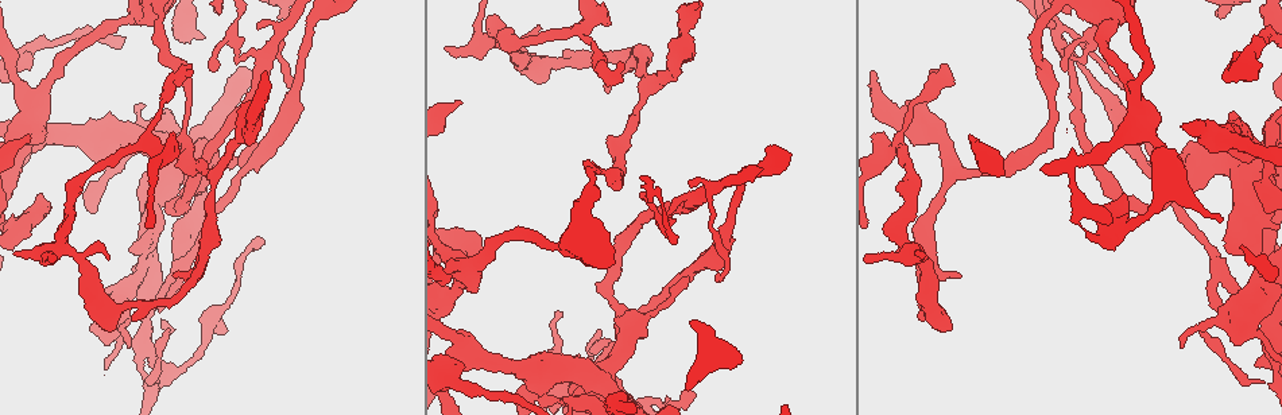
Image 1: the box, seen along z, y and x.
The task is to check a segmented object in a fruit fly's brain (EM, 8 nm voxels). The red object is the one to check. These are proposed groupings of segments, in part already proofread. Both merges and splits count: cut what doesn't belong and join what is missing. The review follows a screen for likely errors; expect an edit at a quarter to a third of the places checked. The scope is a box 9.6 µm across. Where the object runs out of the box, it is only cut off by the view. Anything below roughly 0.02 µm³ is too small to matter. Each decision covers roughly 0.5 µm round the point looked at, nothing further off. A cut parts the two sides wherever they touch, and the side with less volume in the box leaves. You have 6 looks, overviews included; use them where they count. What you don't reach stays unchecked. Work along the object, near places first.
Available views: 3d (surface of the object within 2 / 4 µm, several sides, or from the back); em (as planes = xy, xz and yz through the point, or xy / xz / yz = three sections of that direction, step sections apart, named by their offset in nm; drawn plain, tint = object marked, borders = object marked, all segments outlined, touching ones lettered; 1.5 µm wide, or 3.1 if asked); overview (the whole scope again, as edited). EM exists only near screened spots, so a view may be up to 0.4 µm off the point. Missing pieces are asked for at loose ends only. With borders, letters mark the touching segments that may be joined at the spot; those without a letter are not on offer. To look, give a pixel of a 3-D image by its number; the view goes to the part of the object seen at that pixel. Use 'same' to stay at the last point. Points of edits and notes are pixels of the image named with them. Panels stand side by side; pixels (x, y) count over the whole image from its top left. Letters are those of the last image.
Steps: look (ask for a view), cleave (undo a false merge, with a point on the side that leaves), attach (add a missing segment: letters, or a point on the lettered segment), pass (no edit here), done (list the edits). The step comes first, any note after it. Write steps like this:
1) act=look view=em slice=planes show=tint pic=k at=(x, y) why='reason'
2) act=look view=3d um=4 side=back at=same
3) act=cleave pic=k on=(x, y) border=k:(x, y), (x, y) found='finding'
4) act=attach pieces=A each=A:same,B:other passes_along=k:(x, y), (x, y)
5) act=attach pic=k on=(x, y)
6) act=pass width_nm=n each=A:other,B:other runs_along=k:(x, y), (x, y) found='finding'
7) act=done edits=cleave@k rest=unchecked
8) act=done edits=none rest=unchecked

act=look view=3d um=4 pic=1 at=(178, 276) why='branch stops here'

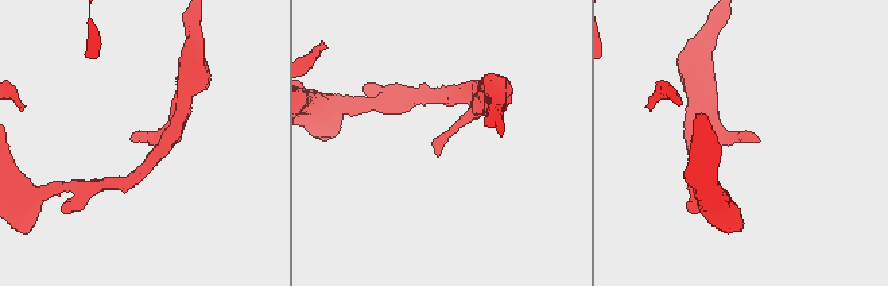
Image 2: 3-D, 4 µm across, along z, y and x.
act=look view=em slice=xz step=4 show=borders pic=2 at=(438, 155) why='need the tissue'

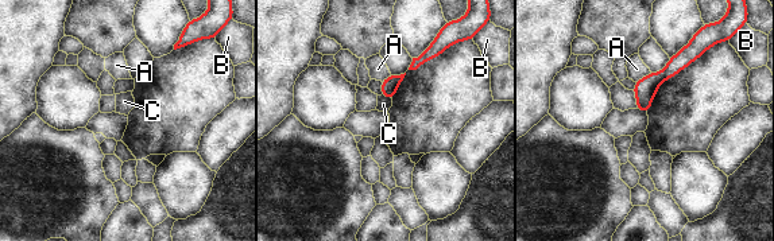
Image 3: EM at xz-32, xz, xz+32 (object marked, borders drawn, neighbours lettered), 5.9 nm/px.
act=pass each=A:other,B:other,C:other found='none of them fits'

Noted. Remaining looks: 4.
act=look view=em slice=planes show=borders pic=1 at=(160, 108) why='a narrow waist'

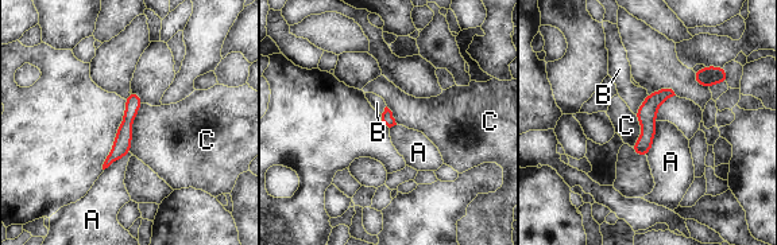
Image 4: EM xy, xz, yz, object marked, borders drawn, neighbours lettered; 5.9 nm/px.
act=pass longest_contact=C:320nm each=A:other,B:other,C:other runs_along=4:(134, 96), (122, 147), (109, 159) found='continuous, no second cell'

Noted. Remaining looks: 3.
act=look view=3d um=4 pic=1 at=(641, 198) why='thin end'

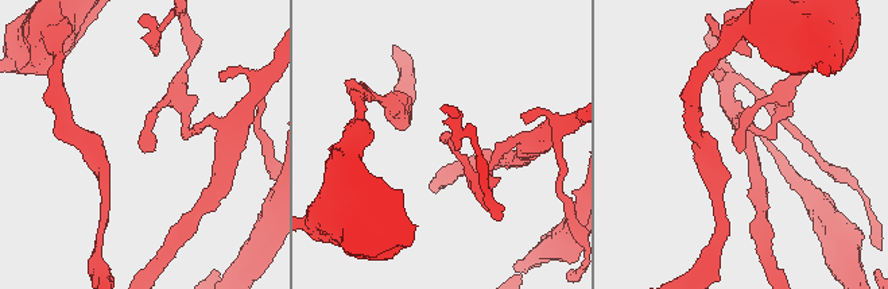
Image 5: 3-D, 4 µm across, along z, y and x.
act=look view=em slice=xy step=8 show=borders pic=5 at=(445, 139) why='need the tissue'

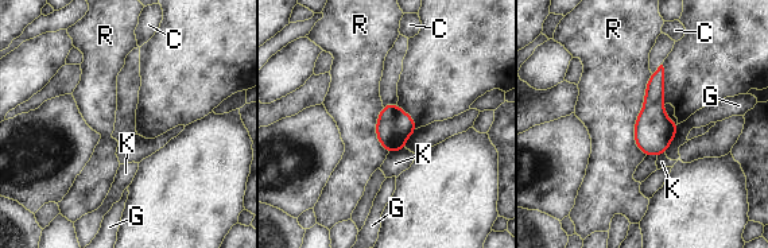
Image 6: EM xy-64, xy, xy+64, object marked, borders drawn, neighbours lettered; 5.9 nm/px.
act=look view=em slice=planes show=borders at=same

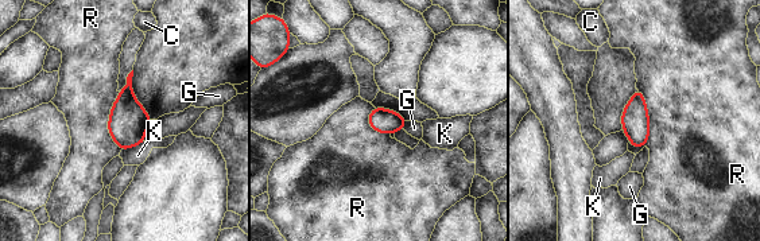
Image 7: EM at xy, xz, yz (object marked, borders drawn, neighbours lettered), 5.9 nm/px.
act=pass each=C:other,G:other,K:other,R:other border=7:(636, 88), (648, 113), (638, 150) found='none of them fits'

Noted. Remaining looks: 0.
act=done edits=none rest=unchecked

